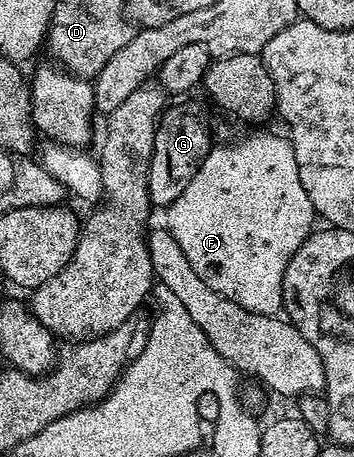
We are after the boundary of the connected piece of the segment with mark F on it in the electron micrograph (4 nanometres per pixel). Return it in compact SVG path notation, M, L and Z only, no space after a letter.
M254 134L236 144L219 146L208 151L189 187L167 207L164 224L185 252L191 268L210 288L247 311L274 316L283 311L286 268L311 234L316 213L310 196L302 188L298 162L287 137Z

